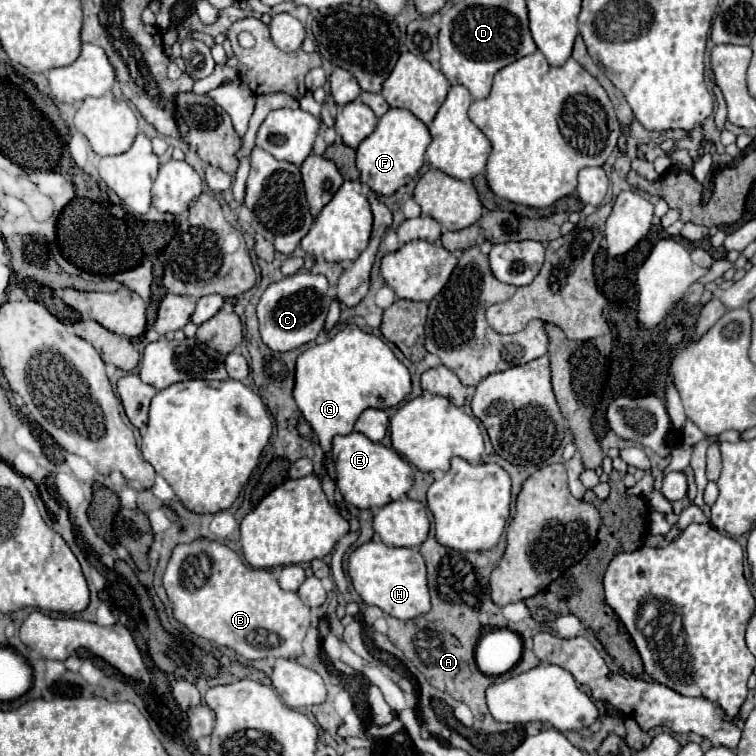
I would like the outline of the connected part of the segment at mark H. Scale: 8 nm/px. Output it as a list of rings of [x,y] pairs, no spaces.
[[[374,538],[358,546],[348,558],[348,576],[366,604],[378,606],[386,616],[410,620],[430,610],[426,566],[418,548],[390,548]]]

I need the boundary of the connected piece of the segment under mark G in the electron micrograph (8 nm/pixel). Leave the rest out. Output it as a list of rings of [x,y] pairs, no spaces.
[[[346,324],[324,344],[304,350],[296,360],[294,400],[306,422],[316,432],[324,454],[331,452],[336,434],[350,434],[358,416],[366,408],[398,406],[410,394],[408,368],[394,356],[378,336],[362,332],[356,324]]]

